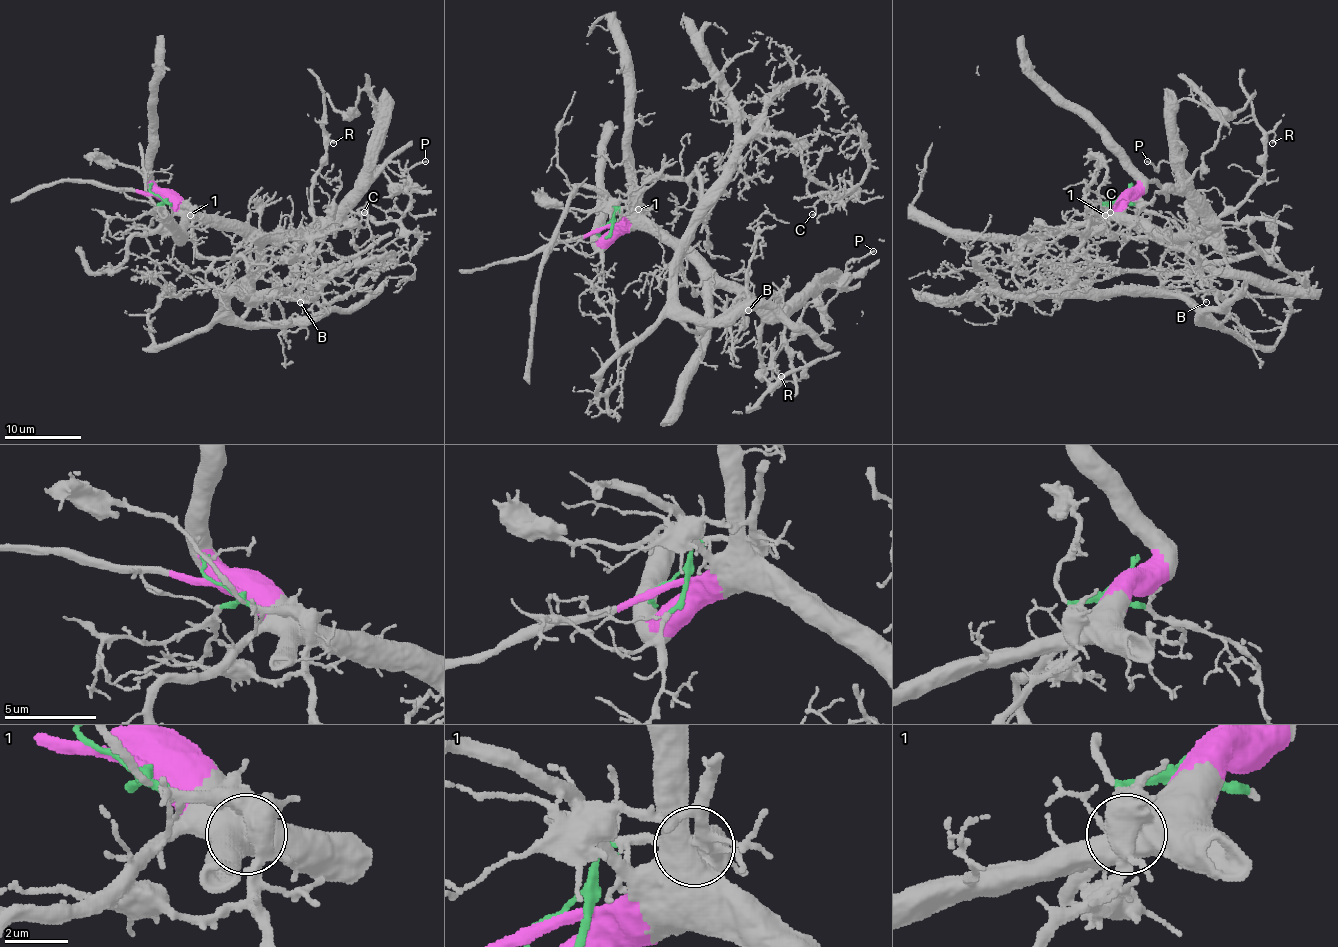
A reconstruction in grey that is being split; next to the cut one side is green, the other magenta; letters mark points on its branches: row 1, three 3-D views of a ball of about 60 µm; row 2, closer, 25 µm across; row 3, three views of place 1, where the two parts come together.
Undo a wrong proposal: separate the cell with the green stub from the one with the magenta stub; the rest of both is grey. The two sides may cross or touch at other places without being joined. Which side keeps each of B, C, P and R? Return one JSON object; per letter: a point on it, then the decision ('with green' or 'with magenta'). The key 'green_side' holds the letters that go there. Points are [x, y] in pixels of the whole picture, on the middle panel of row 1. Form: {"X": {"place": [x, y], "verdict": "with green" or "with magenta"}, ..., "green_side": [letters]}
{"B": {"place": [748, 310], "verdict": "with green"}, "C": {"place": [812, 214], "verdict": "with green"}, "P": {"place": [873, 251], "verdict": "with magenta"}, "R": {"place": [781, 376], "verdict": "with magenta"}, "green_side": ["B", "C"]}

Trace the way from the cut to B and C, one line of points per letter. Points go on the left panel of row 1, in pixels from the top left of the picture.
B: (157, 195), (190, 210), (197, 252), (245, 262), (251, 289), (230, 289), (232, 256), (249, 247), (299, 302)
C: (157, 195), (190, 210), (197, 252), (240, 256), (257, 291), (332, 304), (399, 235), (370, 201), (364, 212)

